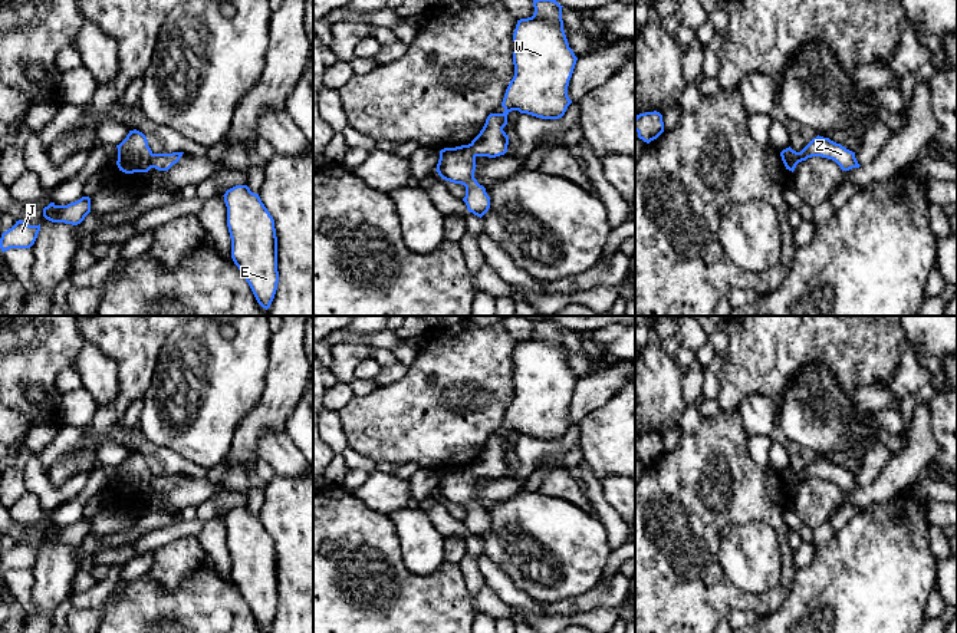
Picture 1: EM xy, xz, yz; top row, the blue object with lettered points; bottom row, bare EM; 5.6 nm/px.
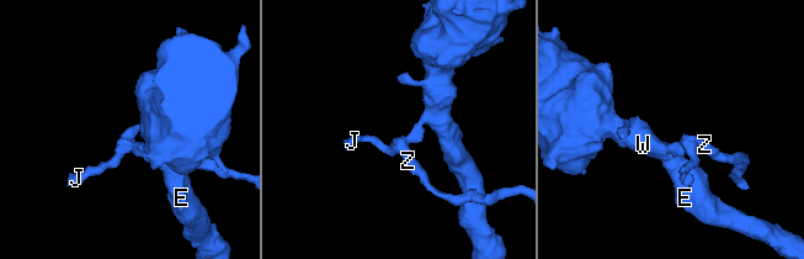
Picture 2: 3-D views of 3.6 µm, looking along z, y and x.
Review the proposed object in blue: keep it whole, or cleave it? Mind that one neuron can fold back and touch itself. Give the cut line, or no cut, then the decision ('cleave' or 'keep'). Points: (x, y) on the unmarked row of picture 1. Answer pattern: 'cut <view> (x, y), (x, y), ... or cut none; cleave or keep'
cut yz (788, 470), (798, 484); cleave

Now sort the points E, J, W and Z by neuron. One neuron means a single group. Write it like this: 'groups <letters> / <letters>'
groups E W / J Z

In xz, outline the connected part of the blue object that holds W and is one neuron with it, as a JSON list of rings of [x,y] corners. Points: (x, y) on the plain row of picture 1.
[[[533,322],[535,334],[532,339],[517,342],[513,363],[514,398],[510,402],[501,428],[503,435],[490,435],[480,455],[471,462],[470,469],[474,478],[496,479],[507,474],[509,456],[503,452],[507,446],[507,436],[512,432],[527,435],[542,441],[559,441],[565,436],[572,422],[568,418],[568,408],[578,379],[569,369],[562,342],[562,329],[556,322]]]

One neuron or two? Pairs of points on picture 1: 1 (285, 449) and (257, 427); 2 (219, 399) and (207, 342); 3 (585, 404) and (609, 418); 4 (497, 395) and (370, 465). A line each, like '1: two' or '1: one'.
1: two
2: one
3: two
4: two

